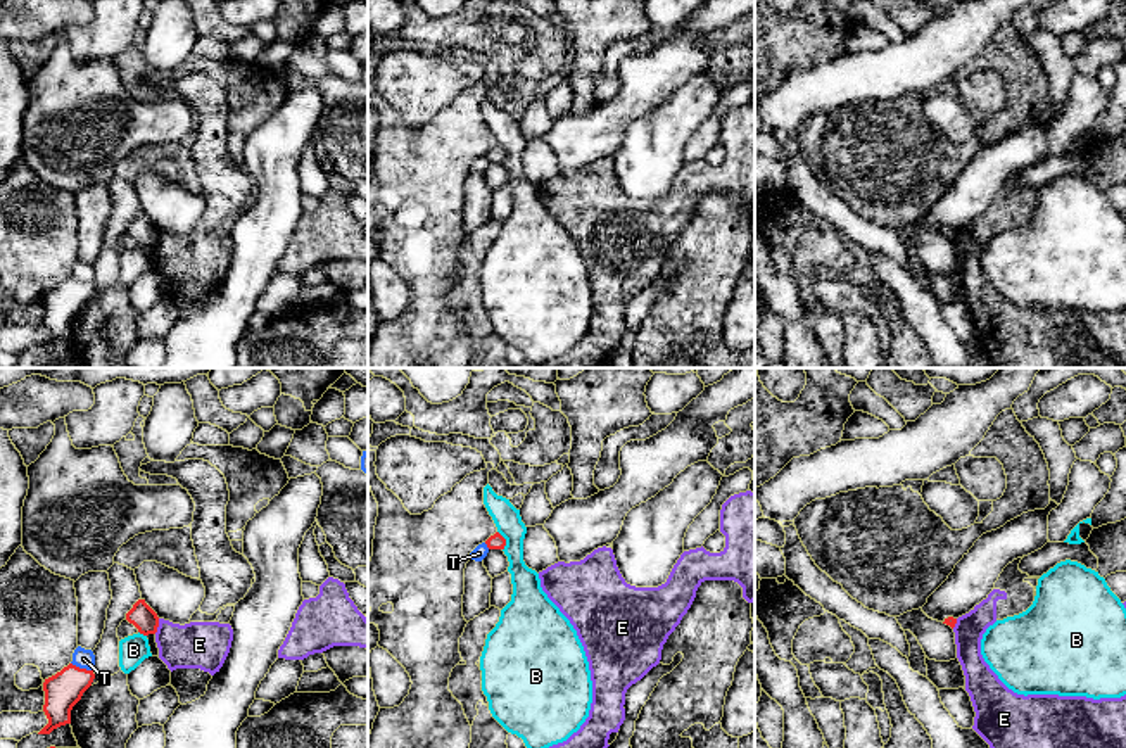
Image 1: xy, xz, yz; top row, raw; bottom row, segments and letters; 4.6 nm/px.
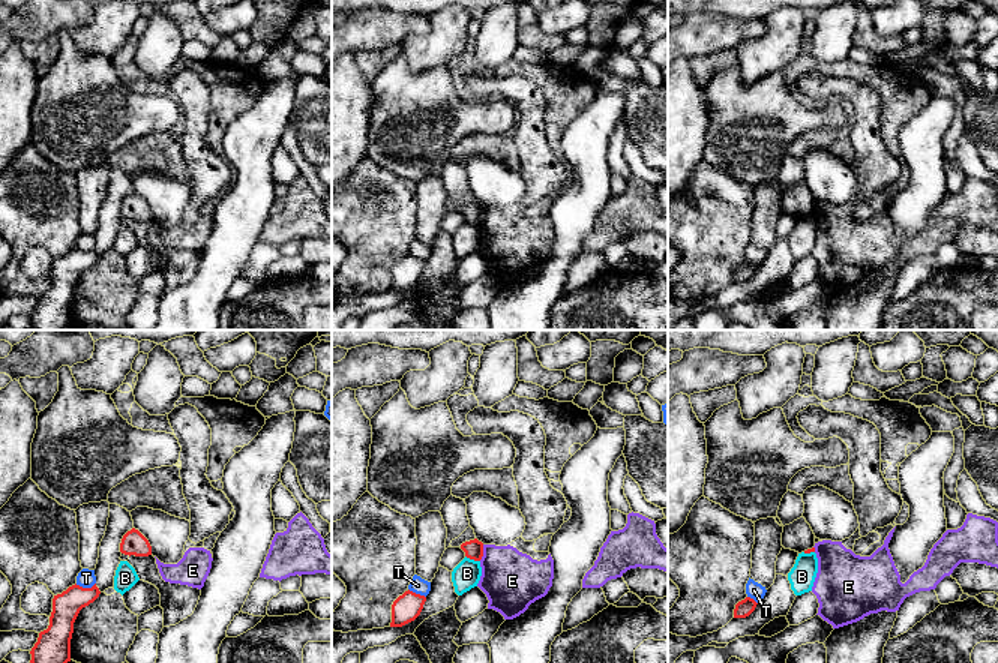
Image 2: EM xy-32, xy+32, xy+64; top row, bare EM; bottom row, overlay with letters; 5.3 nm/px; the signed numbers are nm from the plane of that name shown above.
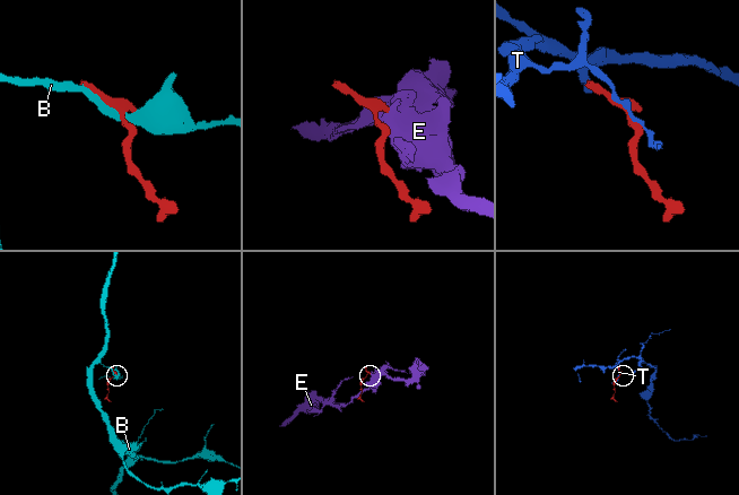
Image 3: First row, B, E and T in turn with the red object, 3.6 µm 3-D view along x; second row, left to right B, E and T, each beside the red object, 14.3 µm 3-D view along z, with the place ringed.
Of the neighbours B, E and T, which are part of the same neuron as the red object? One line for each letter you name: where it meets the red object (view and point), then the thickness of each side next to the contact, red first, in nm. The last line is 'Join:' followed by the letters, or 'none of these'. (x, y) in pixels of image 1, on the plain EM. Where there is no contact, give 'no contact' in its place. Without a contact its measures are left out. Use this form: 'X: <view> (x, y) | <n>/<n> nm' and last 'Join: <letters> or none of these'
Join: none of these

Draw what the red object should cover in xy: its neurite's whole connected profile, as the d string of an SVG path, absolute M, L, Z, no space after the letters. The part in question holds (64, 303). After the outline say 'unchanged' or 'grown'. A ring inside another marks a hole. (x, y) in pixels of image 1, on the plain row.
M73 276L45 292L43 325L48 337L38 347L50 347L54 342L71 337L71 323L92 299L93 292L93 283L79 282Z; unchanged

